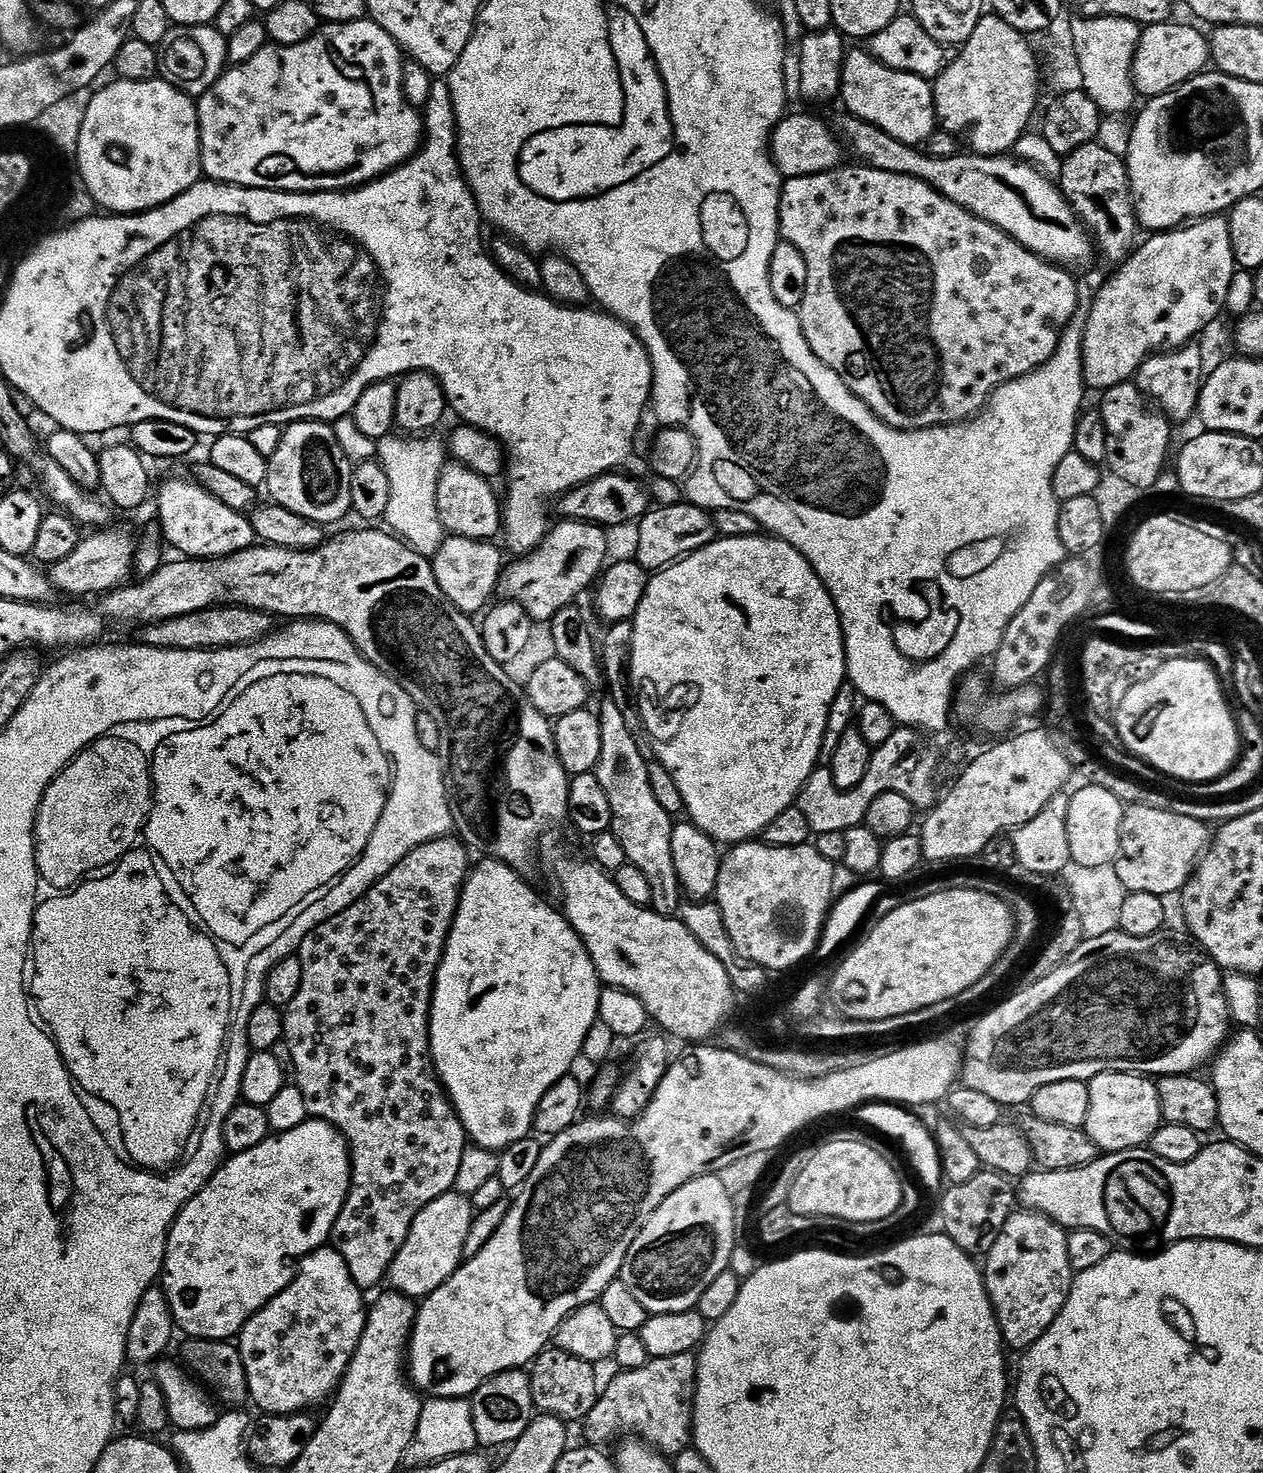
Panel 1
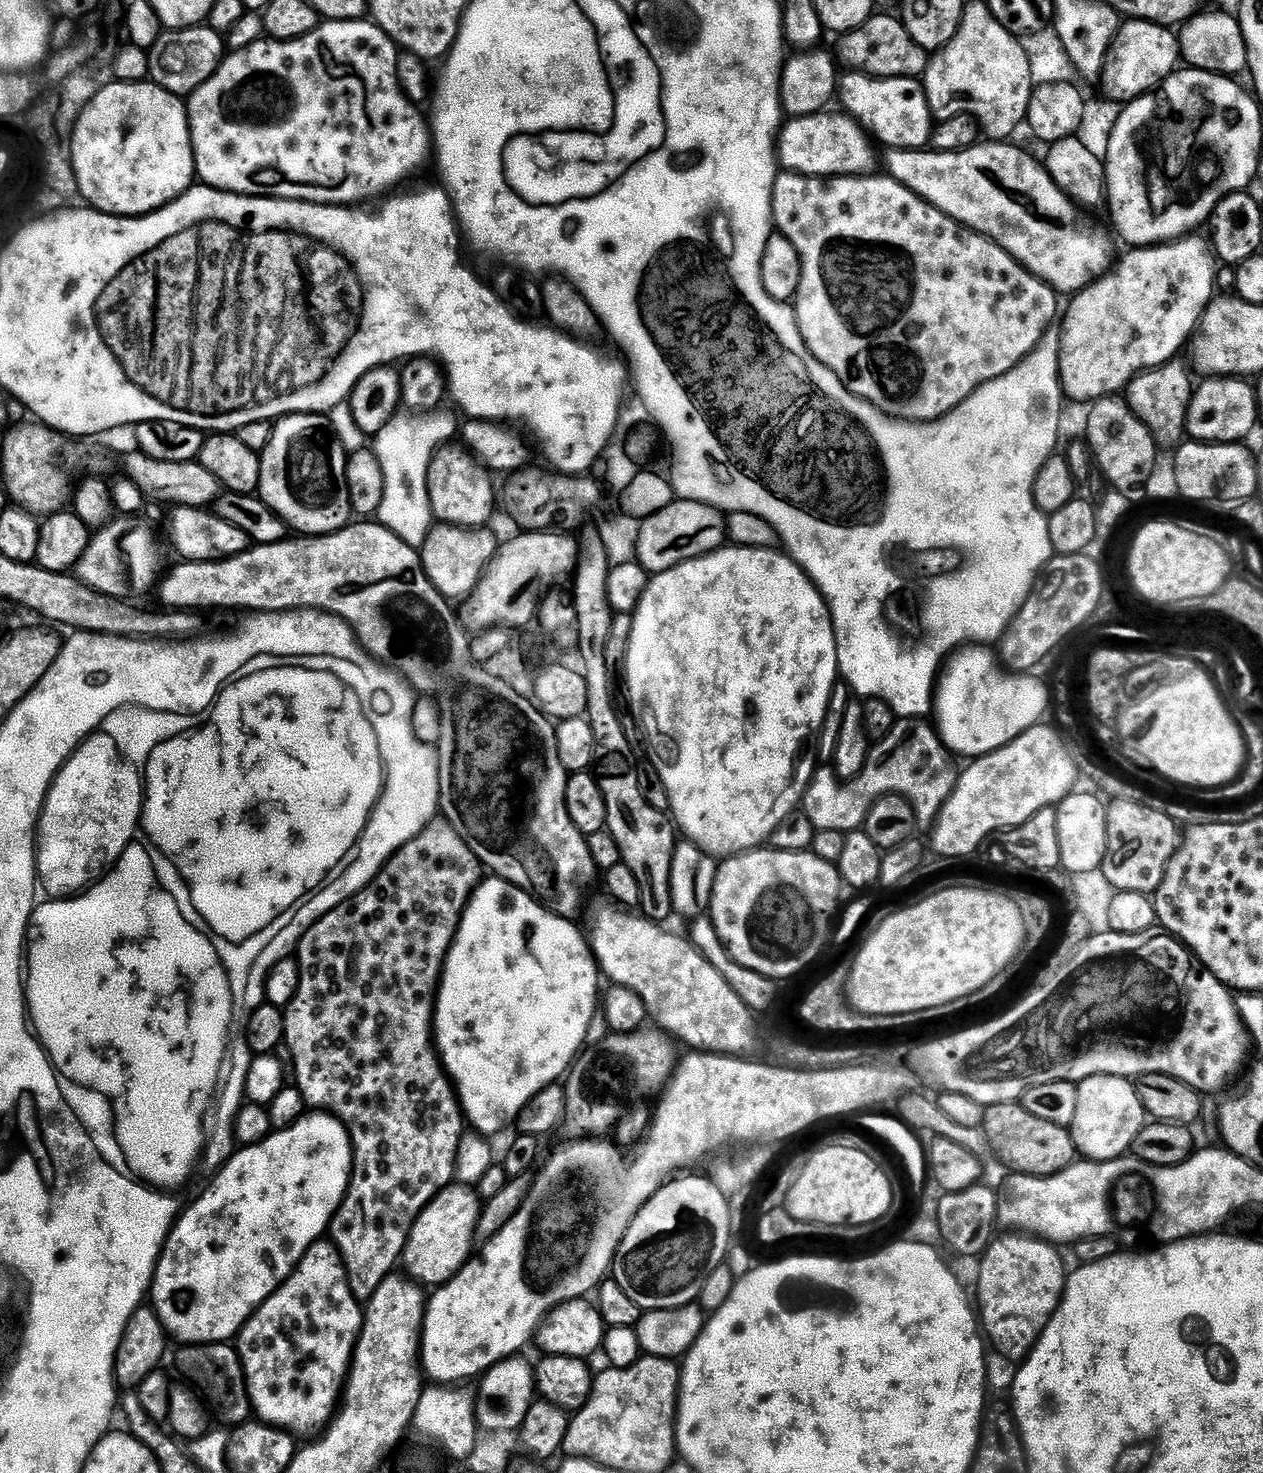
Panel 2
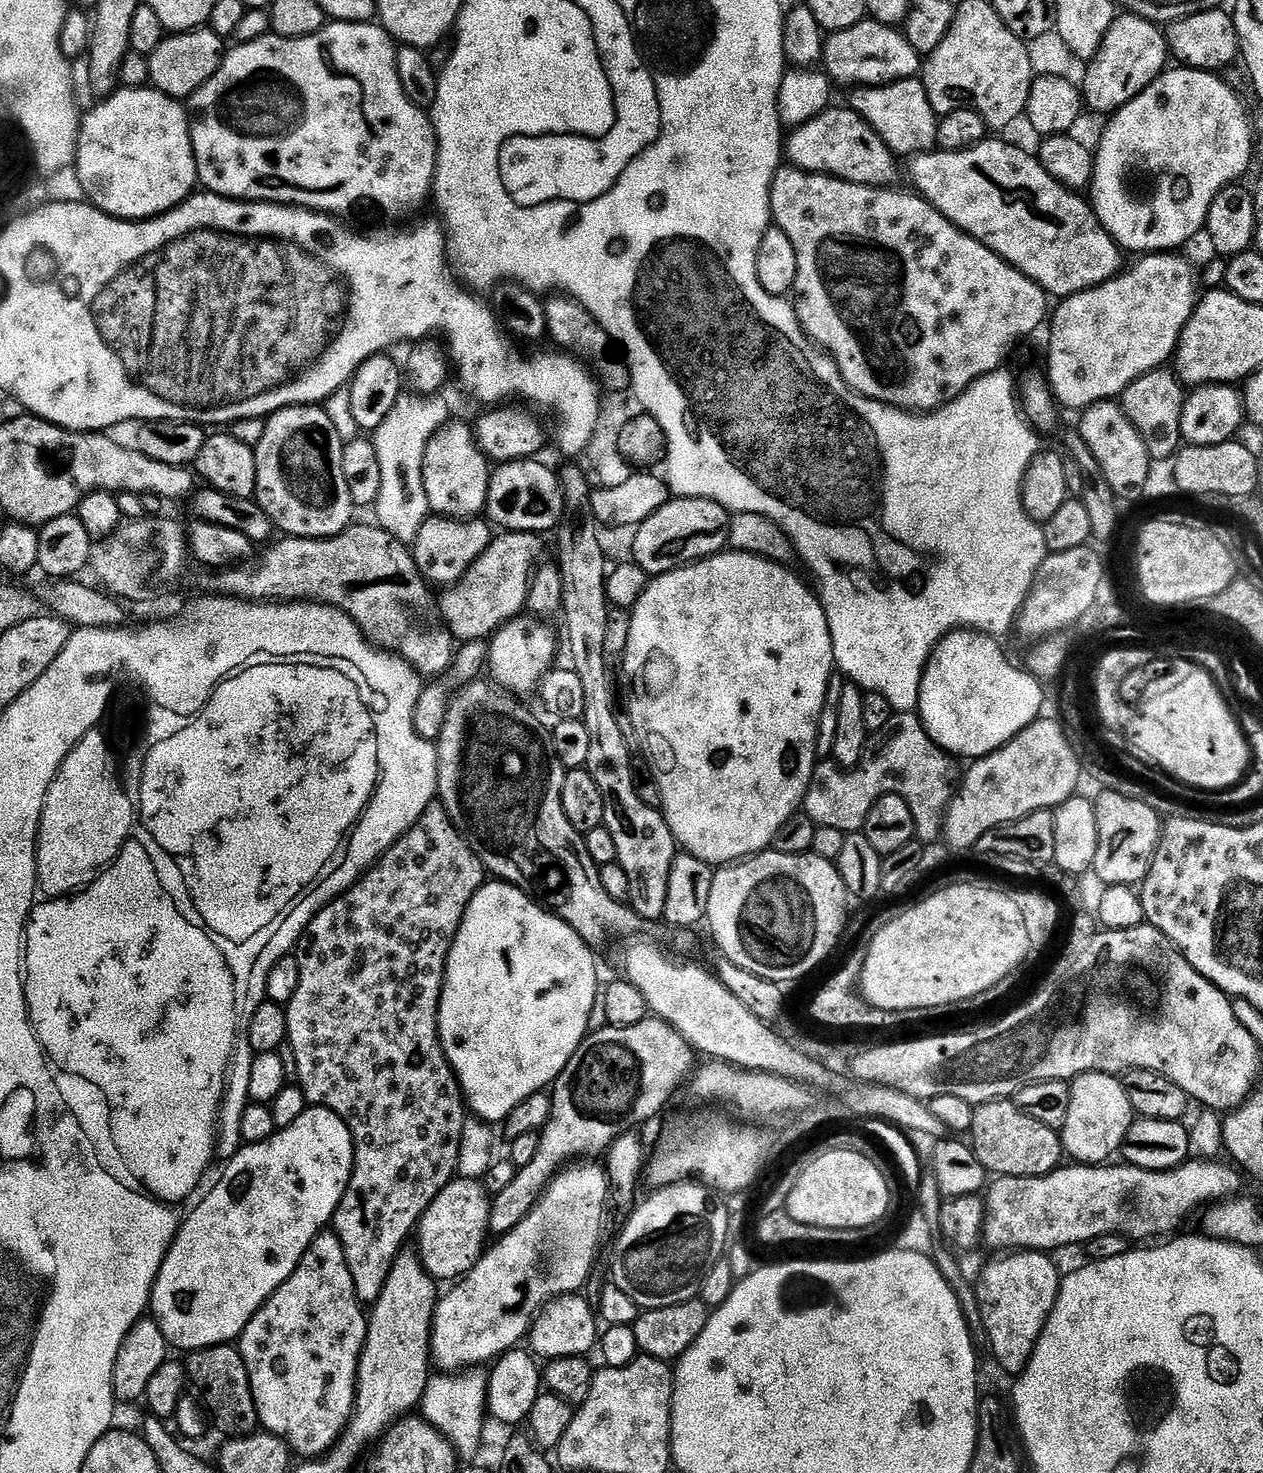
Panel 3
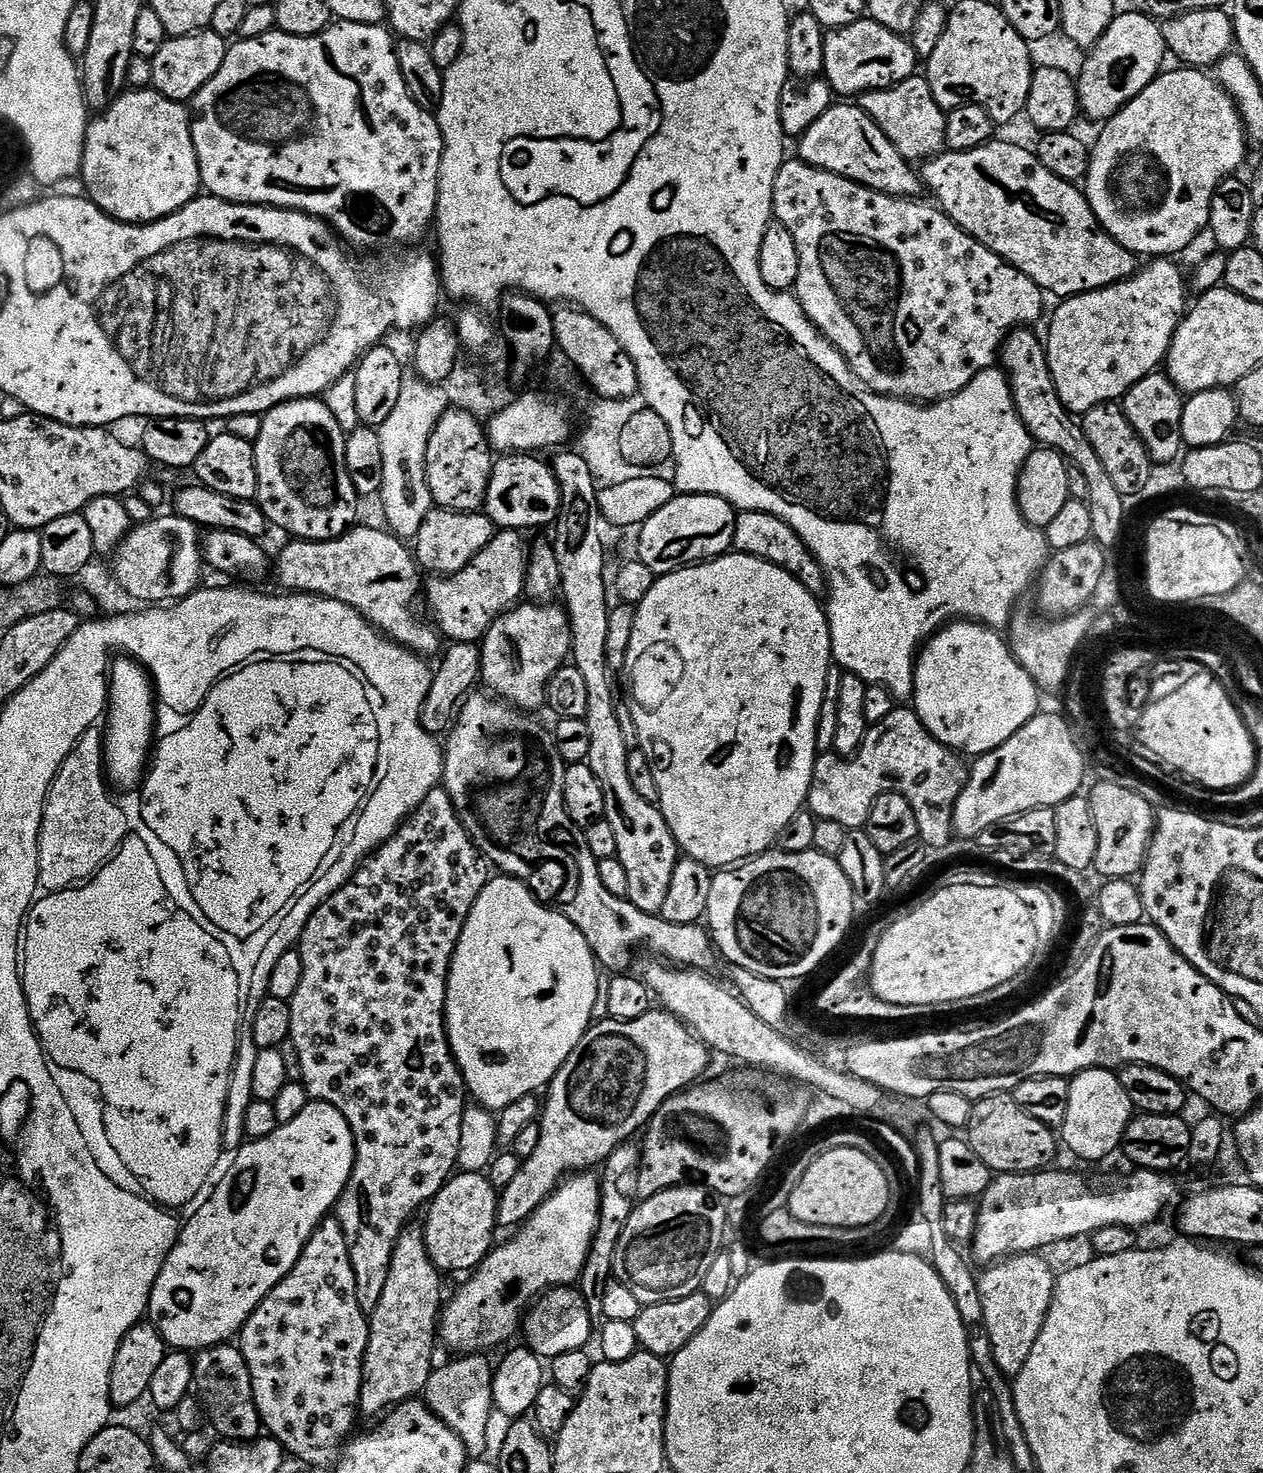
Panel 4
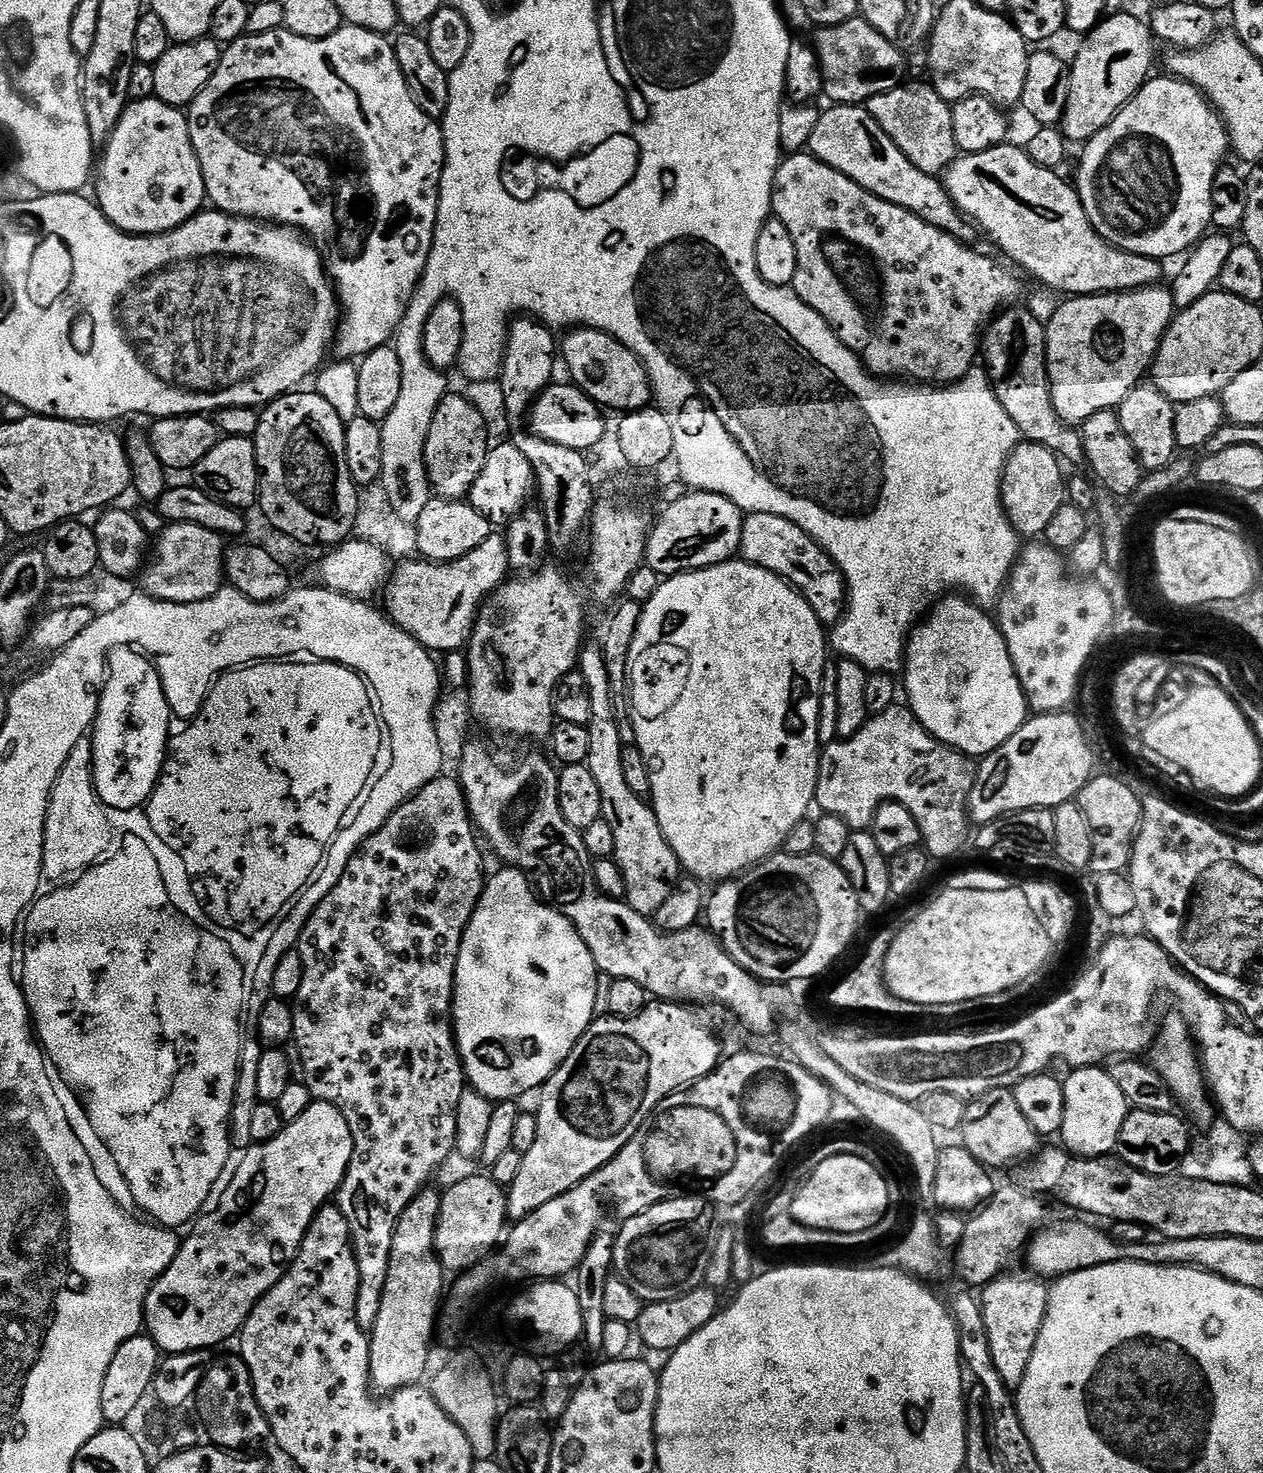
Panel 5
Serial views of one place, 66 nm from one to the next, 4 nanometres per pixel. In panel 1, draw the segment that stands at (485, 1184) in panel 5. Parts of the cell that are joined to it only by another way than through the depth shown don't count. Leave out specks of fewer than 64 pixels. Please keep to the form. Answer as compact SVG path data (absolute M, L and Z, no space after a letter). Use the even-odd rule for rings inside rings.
M455 1190L434 1198L434 1202L426 1205L414 1218L405 1241L388 1268L387 1287L409 1298L423 1298L438 1290L438 1286L446 1283L464 1260L464 1236L472 1225L473 1215L471 1199Z

